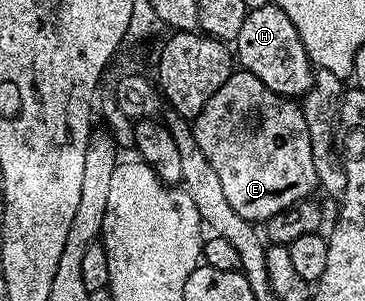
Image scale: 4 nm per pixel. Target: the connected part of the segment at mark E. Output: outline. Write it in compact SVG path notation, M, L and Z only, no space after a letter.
M233 70L222 89L218 89L218 93L206 101L202 113L196 115L194 130L202 153L206 153L206 161L210 161L214 173L218 173L222 181L222 190L231 207L253 225L263 224L290 205L312 199L317 194L320 182L318 173L314 173L314 153L310 153L310 132L306 130L303 106L266 89L266 85L262 85L262 81L258 81L258 77L250 72Z

